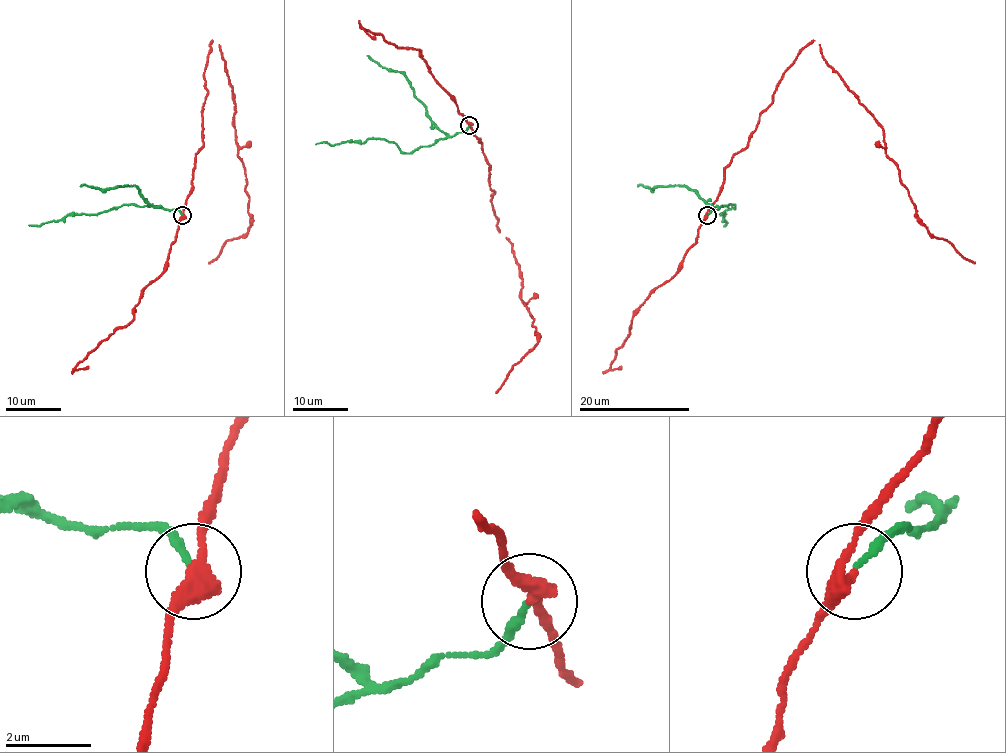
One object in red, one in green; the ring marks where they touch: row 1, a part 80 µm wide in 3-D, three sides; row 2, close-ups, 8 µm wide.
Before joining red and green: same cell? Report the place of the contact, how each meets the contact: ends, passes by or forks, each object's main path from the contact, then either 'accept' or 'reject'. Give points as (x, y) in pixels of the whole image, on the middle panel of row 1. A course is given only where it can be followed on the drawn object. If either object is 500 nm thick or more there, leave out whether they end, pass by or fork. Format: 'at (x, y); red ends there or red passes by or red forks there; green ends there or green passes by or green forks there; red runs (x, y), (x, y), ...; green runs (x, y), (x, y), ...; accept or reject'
at (469, 125); red passes by; green ends there; red runs (469, 125), (489, 165), (491, 203), (499, 232), (512, 243), (521, 300), (538, 336), (495, 393); green runs (469, 125), (463, 132), (409, 153), (403, 153), (396, 144), (384, 139), (316, 144); reject

